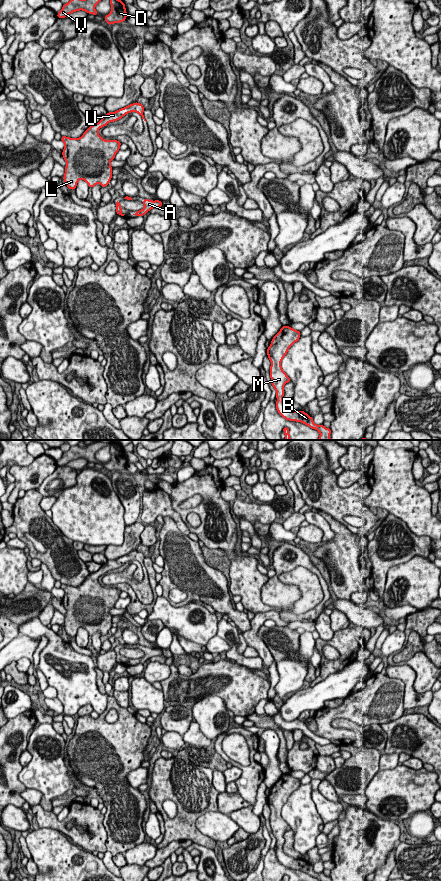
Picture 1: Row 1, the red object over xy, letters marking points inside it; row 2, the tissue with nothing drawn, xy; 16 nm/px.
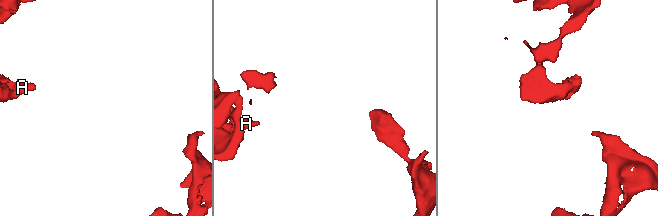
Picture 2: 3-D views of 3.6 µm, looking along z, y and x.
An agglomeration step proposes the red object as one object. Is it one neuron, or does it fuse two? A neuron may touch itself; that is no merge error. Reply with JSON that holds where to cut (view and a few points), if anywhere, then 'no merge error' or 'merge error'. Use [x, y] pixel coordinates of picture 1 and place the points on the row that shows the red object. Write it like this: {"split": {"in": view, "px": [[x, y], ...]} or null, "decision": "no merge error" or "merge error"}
{"split": null, "decision": "no merge error"}

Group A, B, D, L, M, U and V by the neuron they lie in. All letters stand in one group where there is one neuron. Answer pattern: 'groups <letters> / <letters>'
groups A B D L M U V

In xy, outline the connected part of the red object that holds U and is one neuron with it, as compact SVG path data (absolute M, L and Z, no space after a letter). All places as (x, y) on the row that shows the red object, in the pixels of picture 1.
M135 102L116 112L108 112L98 123L90 125L79 138L61 137L65 144L62 156L66 162L63 180L68 189L75 190L80 179L84 180L89 188L98 183L101 188L108 186L113 176L110 162L114 160L122 143L103 139L98 130L131 112L137 112L146 121L144 110L142 104Z

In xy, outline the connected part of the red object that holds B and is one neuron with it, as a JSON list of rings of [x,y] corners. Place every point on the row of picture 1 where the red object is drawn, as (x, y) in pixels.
[[[282,326],[280,331],[271,340],[270,346],[267,348],[267,356],[270,359],[270,378],[271,384],[276,390],[276,409],[278,413],[287,421],[296,421],[306,424],[312,429],[318,430],[320,436],[317,440],[331,440],[331,429],[326,428],[323,424],[316,425],[313,421],[313,417],[310,417],[304,411],[295,411],[283,403],[284,385],[291,382],[291,379],[282,370],[281,362],[287,354],[289,348],[299,340],[301,337],[300,331],[292,329],[290,326]]]

